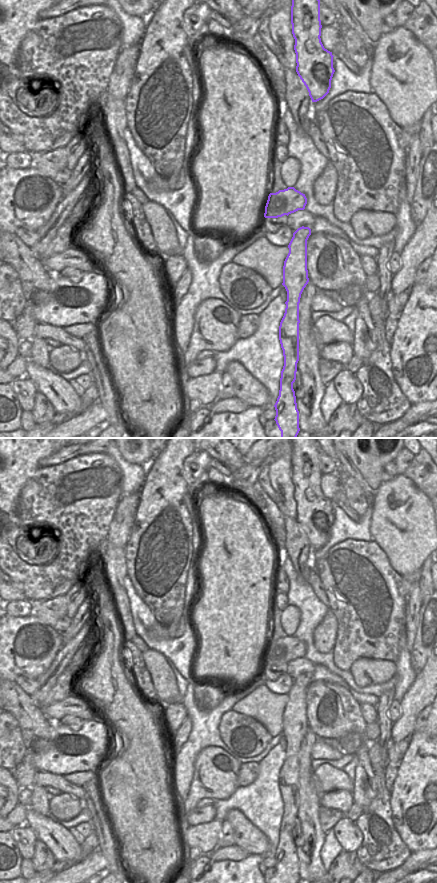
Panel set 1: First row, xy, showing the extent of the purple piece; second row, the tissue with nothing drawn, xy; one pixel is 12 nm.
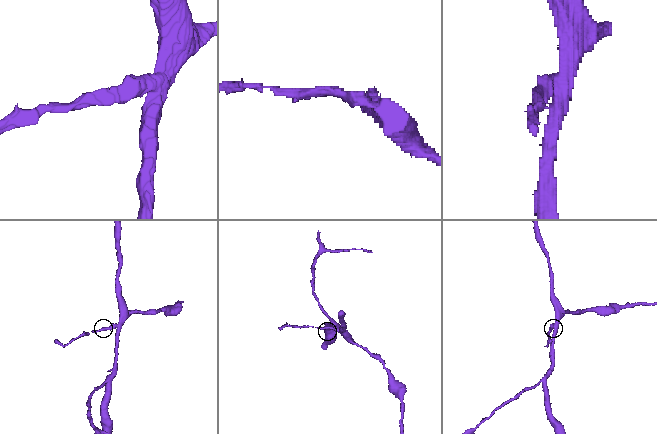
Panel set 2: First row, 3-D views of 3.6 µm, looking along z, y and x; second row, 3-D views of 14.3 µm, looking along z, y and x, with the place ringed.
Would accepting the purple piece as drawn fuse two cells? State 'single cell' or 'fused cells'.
single cell

